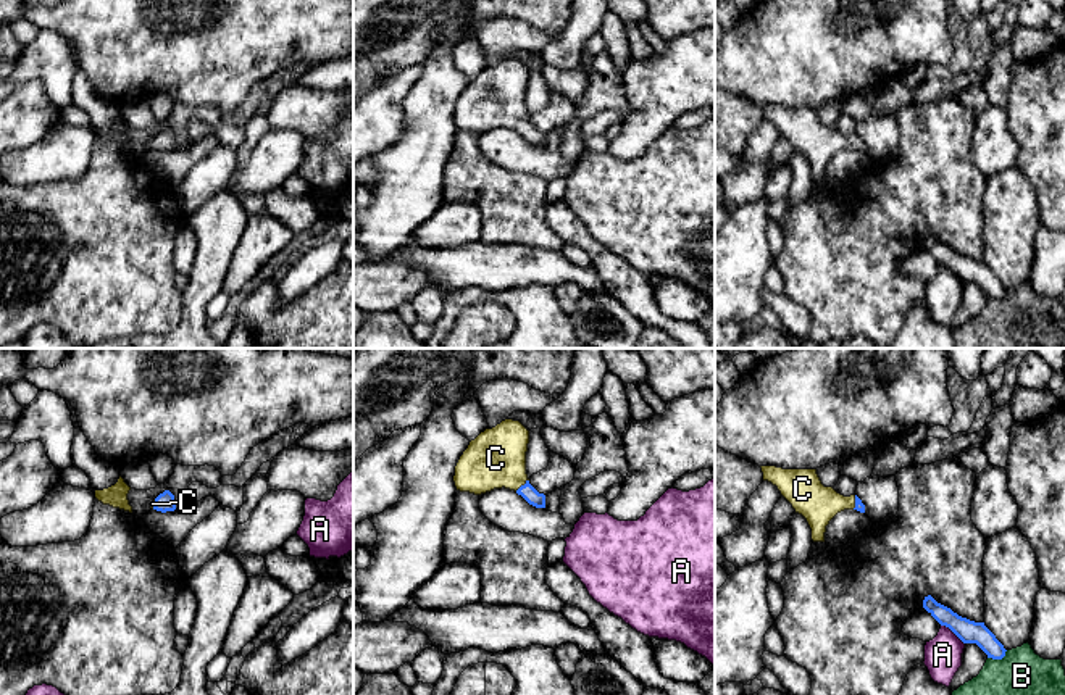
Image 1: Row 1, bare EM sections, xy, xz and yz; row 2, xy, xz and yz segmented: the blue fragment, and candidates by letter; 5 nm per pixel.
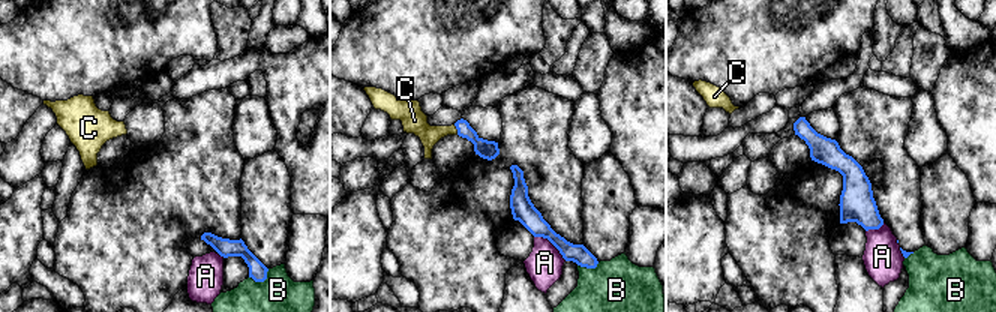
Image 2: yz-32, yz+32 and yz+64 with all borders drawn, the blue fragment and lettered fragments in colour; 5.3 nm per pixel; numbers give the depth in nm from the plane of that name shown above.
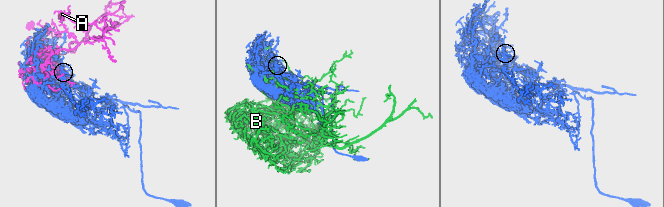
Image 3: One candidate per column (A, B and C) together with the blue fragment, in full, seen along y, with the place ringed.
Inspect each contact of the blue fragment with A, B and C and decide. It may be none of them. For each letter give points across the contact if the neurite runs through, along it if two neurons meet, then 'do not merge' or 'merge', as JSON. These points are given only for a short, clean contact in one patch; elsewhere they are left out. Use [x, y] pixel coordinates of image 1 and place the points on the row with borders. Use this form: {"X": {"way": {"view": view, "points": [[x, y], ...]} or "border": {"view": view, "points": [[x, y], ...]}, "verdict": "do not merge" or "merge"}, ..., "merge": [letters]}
{"A": {"verdict": "do not merge"}, "B": {"verdict": "do not merge"}, "C": {"way": {"view": "xz", "points": [[528, 492], [522, 486], [496, 458]]}, "verdict": "merge"}, "merge": ["C"]}

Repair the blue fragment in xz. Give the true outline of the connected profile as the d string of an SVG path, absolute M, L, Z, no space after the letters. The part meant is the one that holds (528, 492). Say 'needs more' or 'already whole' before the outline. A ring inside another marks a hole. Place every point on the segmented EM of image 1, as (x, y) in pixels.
needs more; M513 419L486 429L460 456L453 482L457 490L481 495L494 489L510 489L529 505L545 508L545 495L539 493L526 474L529 431Z

